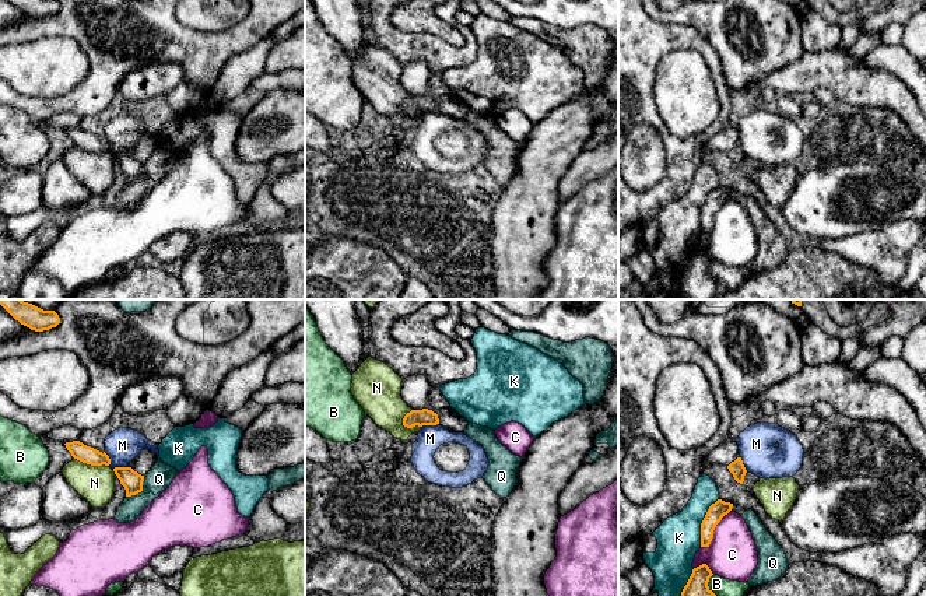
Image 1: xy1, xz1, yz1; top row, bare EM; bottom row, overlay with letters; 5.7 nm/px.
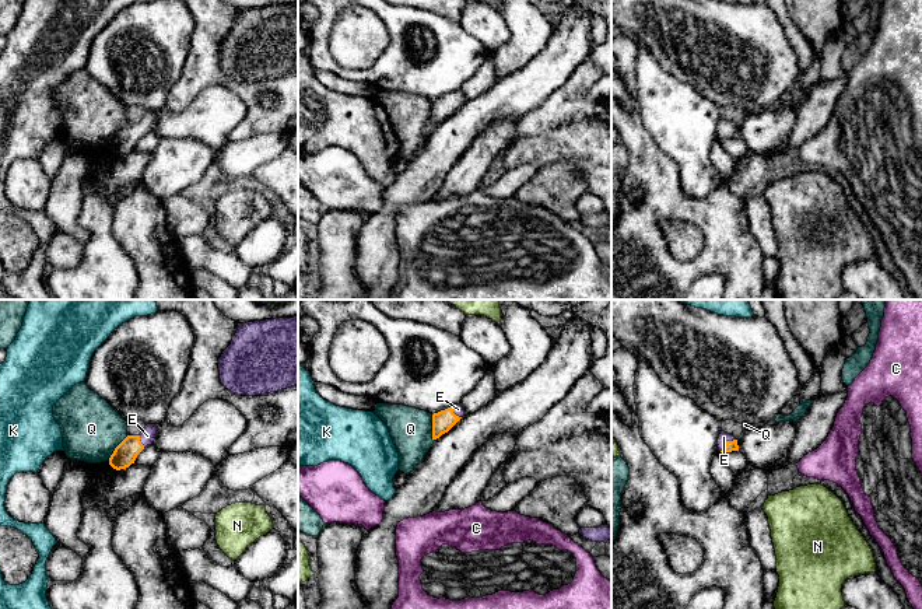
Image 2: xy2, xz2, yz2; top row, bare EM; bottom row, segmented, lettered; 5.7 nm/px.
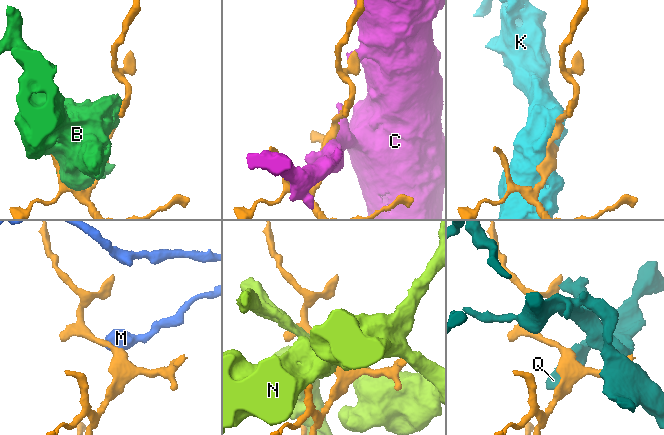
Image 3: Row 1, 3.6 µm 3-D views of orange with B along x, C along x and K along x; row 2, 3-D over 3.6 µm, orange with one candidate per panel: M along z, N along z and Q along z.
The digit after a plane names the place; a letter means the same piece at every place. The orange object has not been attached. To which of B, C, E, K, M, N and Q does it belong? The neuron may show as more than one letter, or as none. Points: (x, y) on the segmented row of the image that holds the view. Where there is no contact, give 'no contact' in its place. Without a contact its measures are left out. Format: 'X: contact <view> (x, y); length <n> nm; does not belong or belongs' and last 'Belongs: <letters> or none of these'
B: contact yz1 (707, 585); length 130 nm; does not belong
C: contact yz1 (714, 529); length 280 nm; does not belong
E: contact yz2 (725, 443); length 120 nm; belongs
K: contact yz1 (702, 522); length 300 nm; does not belong
M: contact xz1 (430, 424); length 110 nm; does not belong
N: contact xy1 (91, 465); length 220 nm; does not belong
Q: contact xy1 (140, 491); length 170 nm; does not belong
Belongs: E

